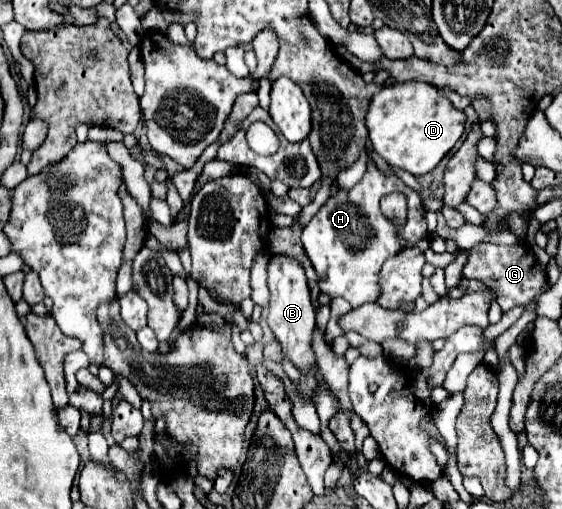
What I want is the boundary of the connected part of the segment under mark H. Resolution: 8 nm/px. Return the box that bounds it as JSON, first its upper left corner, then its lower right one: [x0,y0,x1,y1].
[301,161,429,307]

